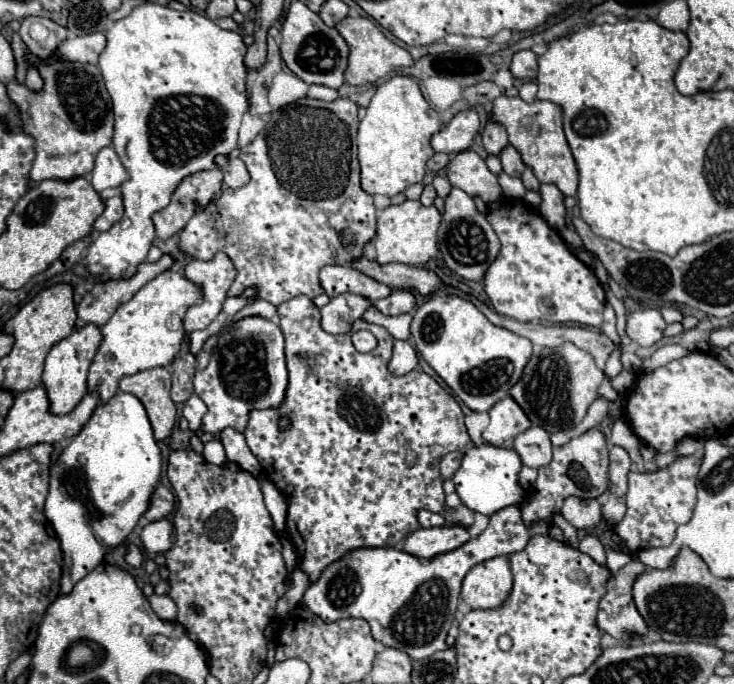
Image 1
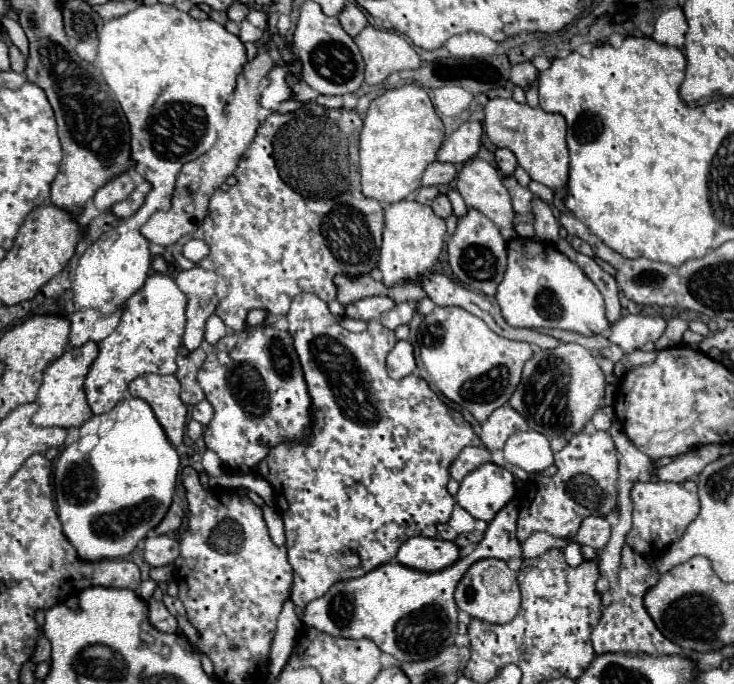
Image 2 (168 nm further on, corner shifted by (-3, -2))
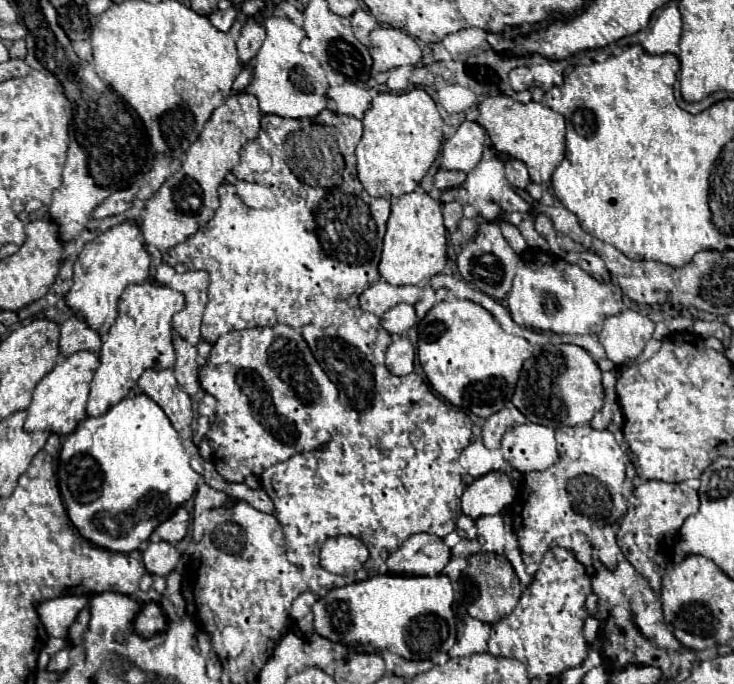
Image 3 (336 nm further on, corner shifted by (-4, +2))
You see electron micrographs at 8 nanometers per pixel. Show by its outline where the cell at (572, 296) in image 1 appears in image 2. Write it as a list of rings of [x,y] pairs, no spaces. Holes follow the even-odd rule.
[[[516,236],[508,242],[508,268],[496,300],[504,320],[514,328],[562,328],[584,336],[602,334],[608,328],[604,298],[596,284],[554,244],[534,238]]]

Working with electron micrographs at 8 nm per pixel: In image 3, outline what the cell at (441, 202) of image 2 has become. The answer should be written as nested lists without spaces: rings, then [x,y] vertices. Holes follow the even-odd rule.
[[[449,202],[449,204],[443,204],[441,206],[441,212],[443,212],[443,220],[445,220],[445,228],[449,232],[455,232],[461,218],[463,218],[463,206],[459,202]]]

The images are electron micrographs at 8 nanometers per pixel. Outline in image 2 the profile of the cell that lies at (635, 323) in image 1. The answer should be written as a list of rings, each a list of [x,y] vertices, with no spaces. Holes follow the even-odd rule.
[[[628,314],[622,316],[612,326],[608,340],[628,354],[648,342],[656,342],[664,334],[664,330],[666,330],[666,320],[662,316]]]

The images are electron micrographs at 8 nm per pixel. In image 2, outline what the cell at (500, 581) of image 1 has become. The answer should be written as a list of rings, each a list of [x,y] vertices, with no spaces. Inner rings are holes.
[[[486,558],[472,564],[456,588],[456,604],[472,618],[494,624],[510,622],[520,610],[520,588],[518,588],[516,572],[510,570],[504,560],[494,560],[494,558]]]

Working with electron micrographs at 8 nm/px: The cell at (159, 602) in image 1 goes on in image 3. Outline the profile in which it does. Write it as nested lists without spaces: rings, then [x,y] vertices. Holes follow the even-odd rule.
[[[149,602],[143,608],[143,612],[137,616],[133,630],[141,638],[155,638],[155,636],[163,634],[167,630],[167,620],[165,620],[163,610],[155,602]]]

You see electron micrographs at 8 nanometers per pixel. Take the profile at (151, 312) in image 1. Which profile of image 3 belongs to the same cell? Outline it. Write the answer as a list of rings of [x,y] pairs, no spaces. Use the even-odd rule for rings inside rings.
[[[153,282],[133,284],[121,292],[117,304],[117,322],[103,338],[103,346],[99,350],[99,370],[91,380],[89,400],[85,406],[89,416],[103,416],[111,406],[123,400],[145,370],[175,366],[175,352],[171,346],[171,318],[183,308],[183,302],[183,294],[171,288],[159,288]]]

